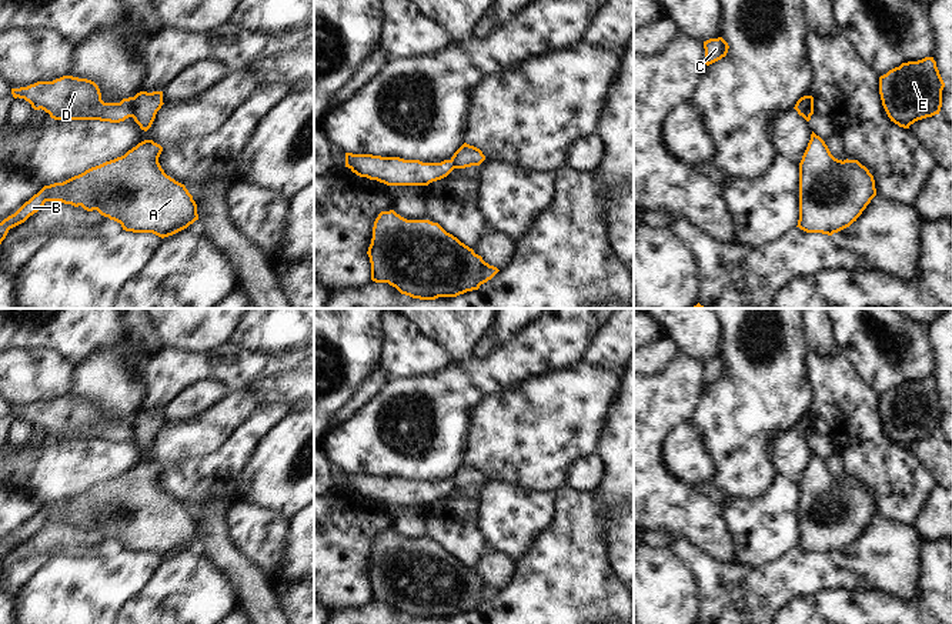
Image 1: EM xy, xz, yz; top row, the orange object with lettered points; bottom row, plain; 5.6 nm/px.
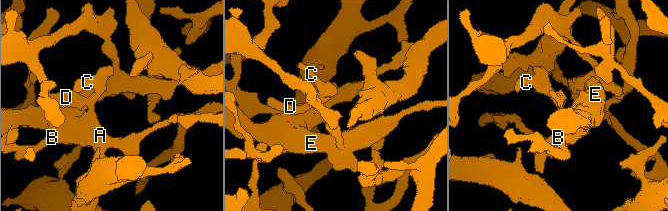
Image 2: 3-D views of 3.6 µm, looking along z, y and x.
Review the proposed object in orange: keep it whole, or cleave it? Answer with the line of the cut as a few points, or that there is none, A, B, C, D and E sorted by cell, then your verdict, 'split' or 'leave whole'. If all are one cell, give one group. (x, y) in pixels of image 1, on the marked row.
cut in xy along (133, 97), (129, 116); A B C E / D; split

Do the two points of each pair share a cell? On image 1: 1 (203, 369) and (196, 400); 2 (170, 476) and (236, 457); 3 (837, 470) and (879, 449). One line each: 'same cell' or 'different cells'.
1: different cells
2: same cell
3: different cells

